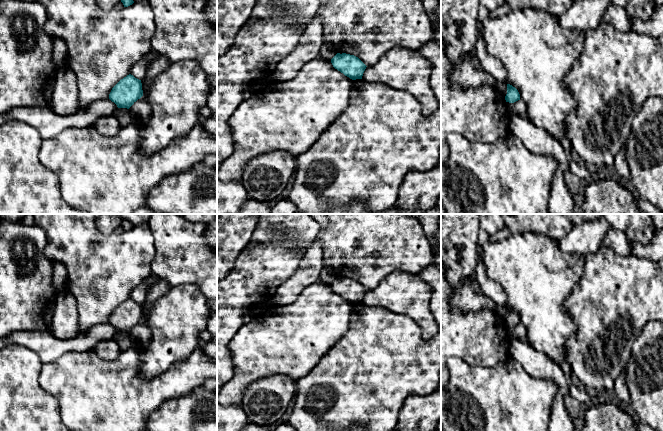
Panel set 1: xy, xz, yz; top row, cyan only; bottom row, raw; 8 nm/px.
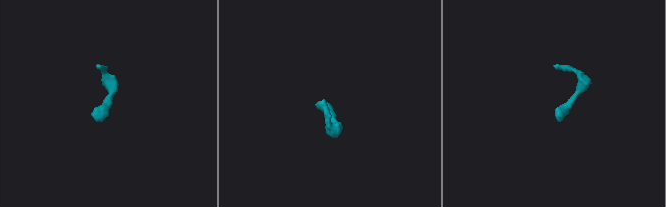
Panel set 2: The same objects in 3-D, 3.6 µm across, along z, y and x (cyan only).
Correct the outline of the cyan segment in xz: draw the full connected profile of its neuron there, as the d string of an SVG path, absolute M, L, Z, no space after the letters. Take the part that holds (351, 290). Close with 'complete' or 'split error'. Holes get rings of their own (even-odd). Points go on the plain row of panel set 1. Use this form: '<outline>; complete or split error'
M337 277L331 287L335 293L352 304L362 303L367 291L358 281L346 277Z; complete

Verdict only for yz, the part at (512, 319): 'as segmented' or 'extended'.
as segmented

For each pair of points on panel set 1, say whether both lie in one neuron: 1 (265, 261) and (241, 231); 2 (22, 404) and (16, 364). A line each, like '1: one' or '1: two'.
1: two
2: one

